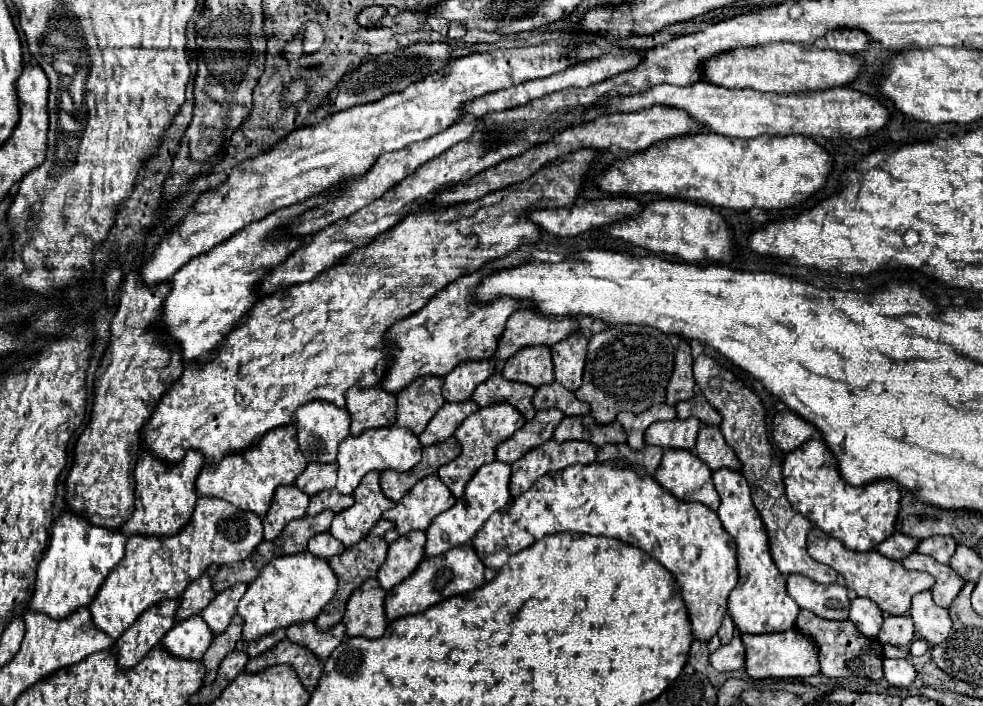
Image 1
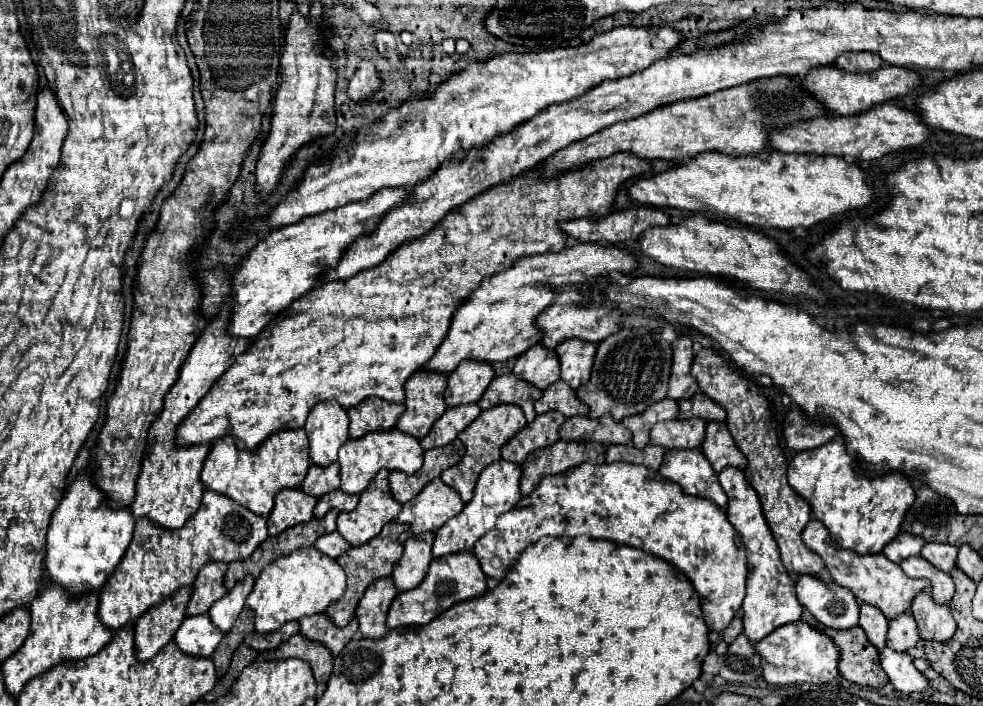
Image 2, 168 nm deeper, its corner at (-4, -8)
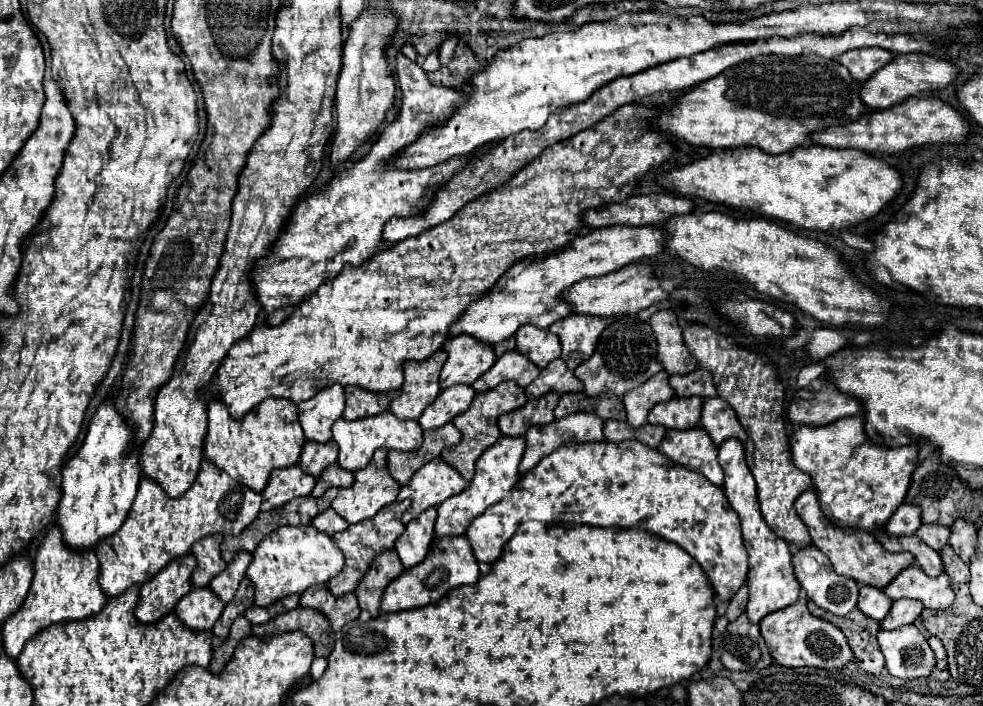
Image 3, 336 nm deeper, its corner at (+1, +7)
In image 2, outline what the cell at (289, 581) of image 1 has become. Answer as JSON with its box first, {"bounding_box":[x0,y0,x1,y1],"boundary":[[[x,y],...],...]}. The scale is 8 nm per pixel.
{"bounding_box":[246,548,346,634],"boundary":[[[312,548],[294,550],[288,556],[280,556],[270,562],[262,574],[256,578],[254,590],[246,598],[246,606],[256,614],[256,632],[266,634],[274,632],[290,620],[300,620],[304,616],[320,614],[328,608],[328,604],[336,602],[346,588],[346,574],[340,564],[326,554]]]}

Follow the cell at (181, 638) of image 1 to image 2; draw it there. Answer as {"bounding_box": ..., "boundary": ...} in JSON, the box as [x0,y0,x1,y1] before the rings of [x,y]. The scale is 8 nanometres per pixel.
{"bounding_box":[174,614,224,658],"boundary":[[[208,614],[188,616],[180,624],[178,632],[174,634],[174,640],[178,642],[178,646],[184,654],[204,656],[204,658],[216,650],[216,646],[220,644],[222,638],[224,638],[222,630],[212,624]]]}

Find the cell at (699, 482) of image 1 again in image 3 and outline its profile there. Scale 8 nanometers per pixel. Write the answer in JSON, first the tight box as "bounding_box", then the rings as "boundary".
{"bounding_box":[657,427,723,485],"boundary":[[[701,427],[667,431],[657,447],[671,461],[705,475],[713,485],[723,485],[723,471],[717,461],[717,447]]]}

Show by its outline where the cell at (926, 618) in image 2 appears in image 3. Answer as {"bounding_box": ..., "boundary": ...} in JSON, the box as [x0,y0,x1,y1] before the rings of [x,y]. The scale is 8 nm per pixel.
{"bounding_box":[883,565,953,611],"boundary":[[[911,565],[905,571],[901,571],[891,581],[891,585],[887,585],[883,589],[883,593],[887,597],[891,597],[893,601],[901,599],[901,597],[917,599],[927,609],[935,609],[935,611],[943,611],[943,609],[951,607],[951,603],[953,603],[953,591],[949,587],[947,573],[941,573],[939,577],[931,579],[917,565]]]}

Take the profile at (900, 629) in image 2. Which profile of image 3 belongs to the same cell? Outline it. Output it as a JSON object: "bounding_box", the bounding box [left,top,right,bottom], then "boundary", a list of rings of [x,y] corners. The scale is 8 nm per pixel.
{"bounding_box":[881,599,923,629],"boundary":[[[897,599],[893,601],[891,611],[887,613],[887,617],[883,619],[881,627],[883,629],[899,629],[903,625],[911,625],[919,613],[923,611],[923,605],[915,599]]]}

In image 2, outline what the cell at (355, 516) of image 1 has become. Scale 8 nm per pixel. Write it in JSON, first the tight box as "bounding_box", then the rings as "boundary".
{"bounding_box":[336,468,402,546],"boundary":[[[382,468],[360,494],[358,506],[352,512],[340,512],[336,520],[338,532],[350,546],[366,544],[366,540],[378,536],[382,526],[392,522],[400,510],[402,504],[394,500],[388,486],[388,470]]]}

